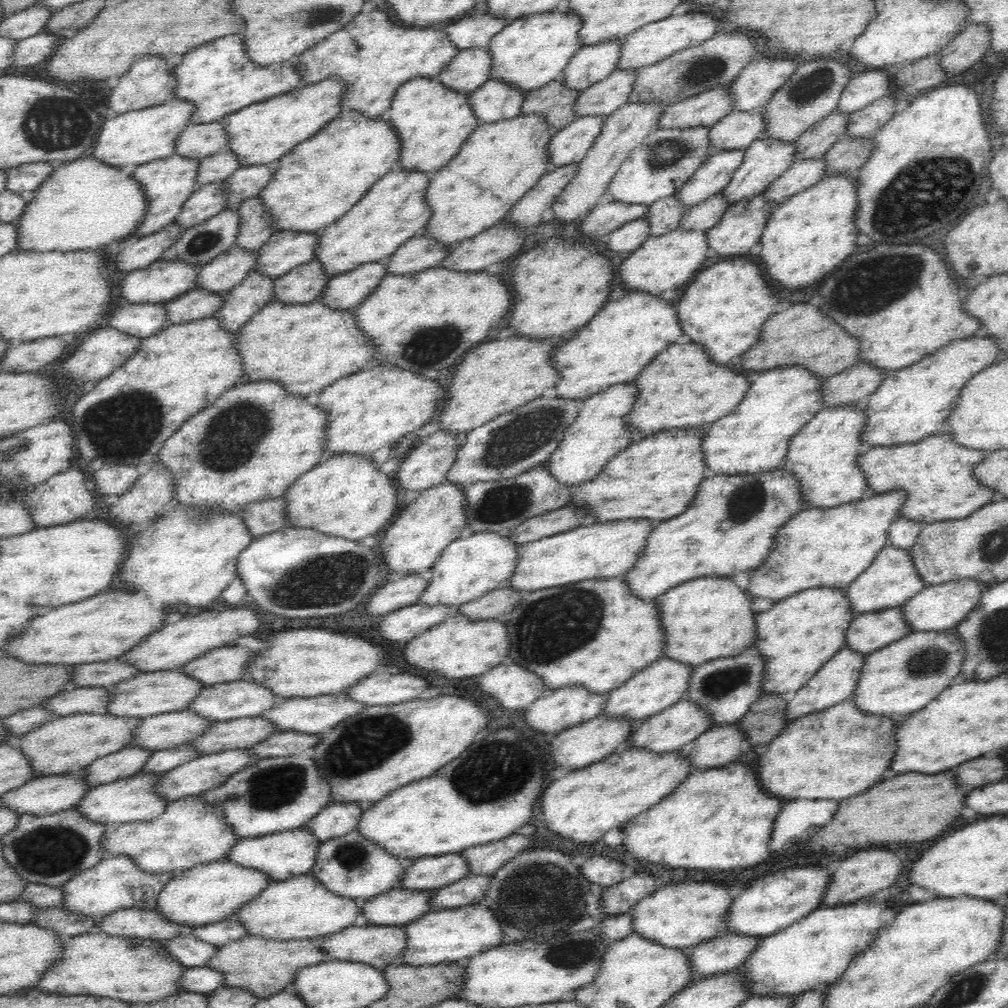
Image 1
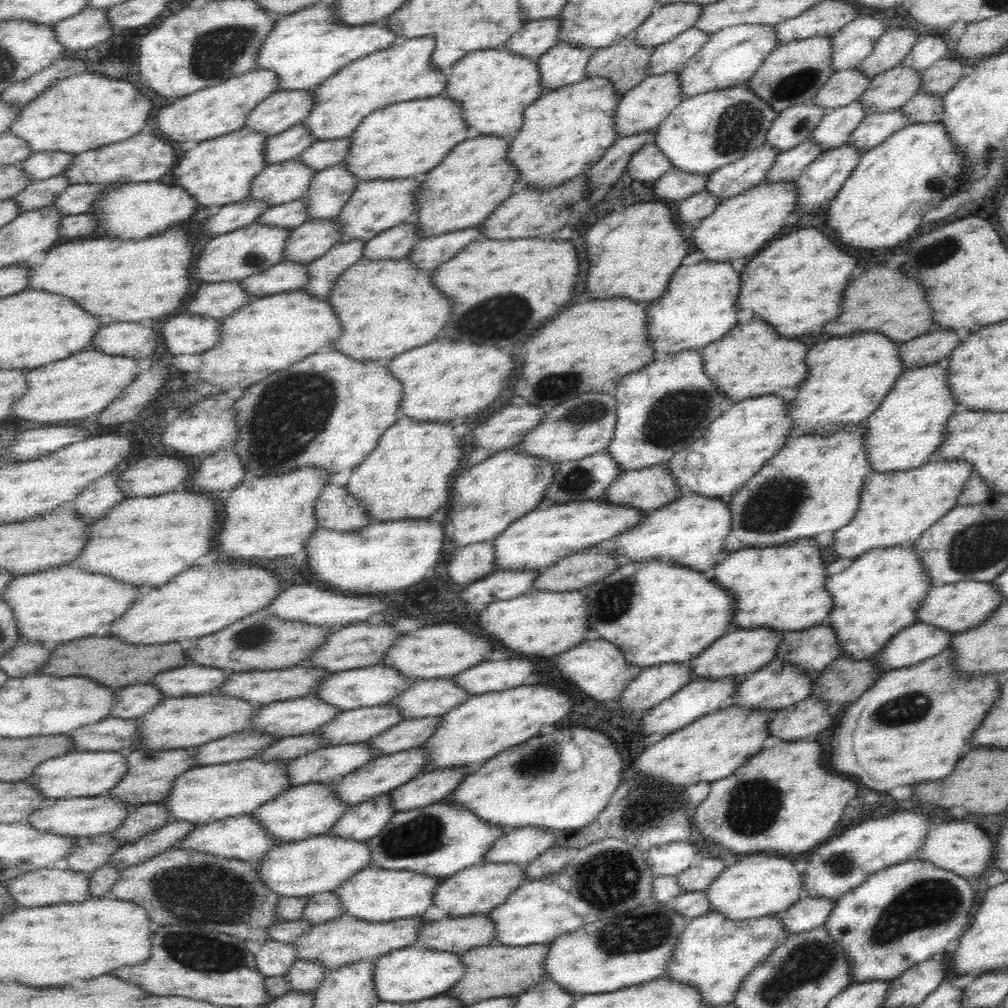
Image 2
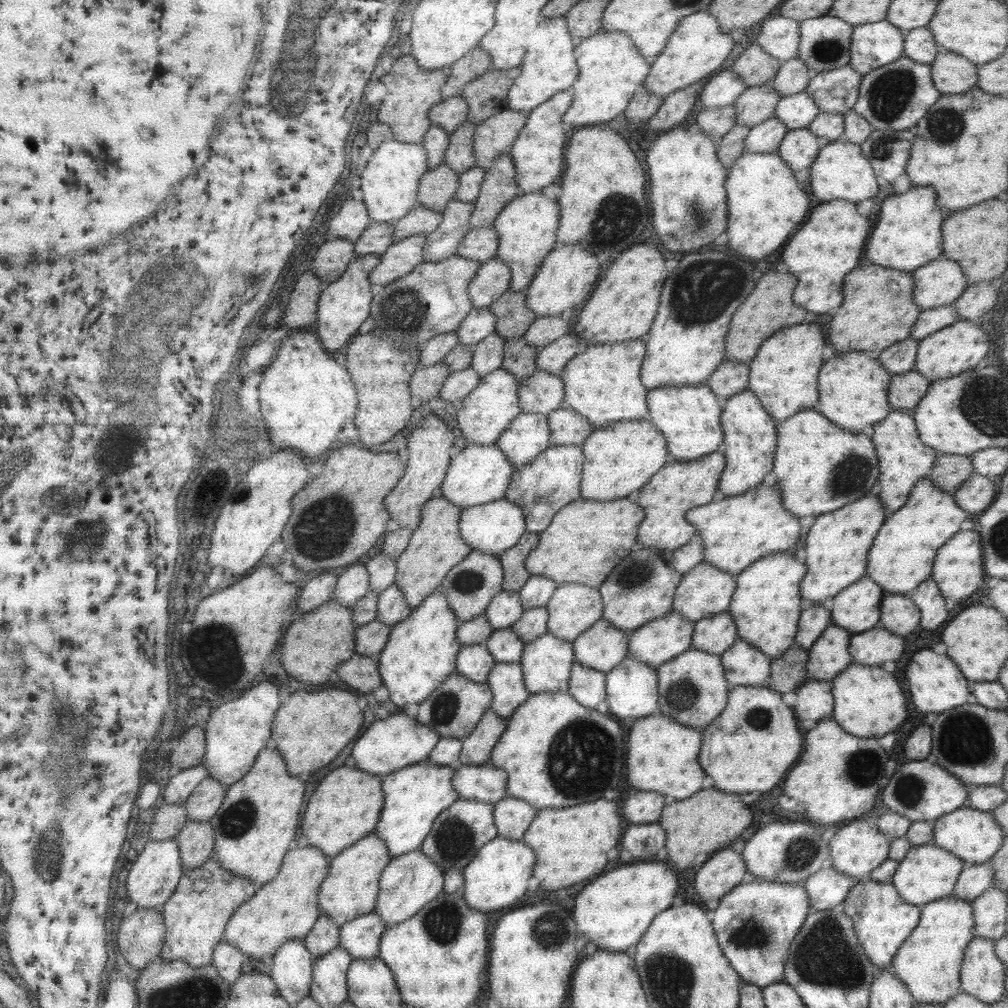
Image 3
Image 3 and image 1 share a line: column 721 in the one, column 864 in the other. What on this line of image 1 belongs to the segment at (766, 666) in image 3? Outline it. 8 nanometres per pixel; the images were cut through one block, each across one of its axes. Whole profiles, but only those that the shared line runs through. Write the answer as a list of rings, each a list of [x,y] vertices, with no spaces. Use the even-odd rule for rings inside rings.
[[[846,647],[838,654],[834,654],[834,658],[830,658],[814,674],[814,678],[810,678],[810,682],[806,682],[806,686],[802,686],[798,692],[789,696],[789,720],[794,721],[798,717],[827,710],[827,708],[838,704],[840,701],[845,701],[847,698],[852,697],[854,690],[858,688],[858,682],[862,680],[862,666],[866,666],[868,656],[868,653],[860,653],[860,651],[850,649],[850,647]]]

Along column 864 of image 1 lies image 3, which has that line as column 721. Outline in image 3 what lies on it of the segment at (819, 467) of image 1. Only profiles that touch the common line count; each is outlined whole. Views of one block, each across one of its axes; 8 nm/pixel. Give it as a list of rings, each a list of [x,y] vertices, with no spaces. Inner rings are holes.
[[[747,390],[730,396],[722,404],[719,426],[723,437],[718,450],[724,458],[725,467],[718,480],[718,498],[738,496],[747,492],[771,471],[776,423],[774,418],[763,410],[759,399]]]

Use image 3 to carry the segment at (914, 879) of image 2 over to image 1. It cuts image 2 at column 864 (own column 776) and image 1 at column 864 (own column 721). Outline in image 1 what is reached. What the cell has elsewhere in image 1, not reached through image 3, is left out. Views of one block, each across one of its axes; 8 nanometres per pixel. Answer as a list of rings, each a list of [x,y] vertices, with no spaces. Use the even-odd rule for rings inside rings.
[[[890,895],[888,898],[876,899],[862,897],[844,906],[826,906],[811,912],[799,922],[787,926],[785,930],[766,937],[760,946],[750,954],[750,958],[743,963],[742,970],[746,970],[750,991],[754,996],[762,995],[800,995],[813,990],[826,990],[834,982],[842,981],[846,972],[851,968],[854,958],[862,956],[868,947],[872,947],[878,940],[881,930],[895,922],[900,909],[896,900]]]

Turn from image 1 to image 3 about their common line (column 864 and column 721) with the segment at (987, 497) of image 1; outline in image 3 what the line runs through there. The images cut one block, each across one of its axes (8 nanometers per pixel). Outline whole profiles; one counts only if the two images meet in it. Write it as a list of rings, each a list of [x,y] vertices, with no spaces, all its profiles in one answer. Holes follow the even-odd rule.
[[[719,450],[691,462],[668,462],[648,478],[632,499],[643,509],[644,517],[639,523],[636,540],[643,548],[657,549],[663,555],[687,544],[696,533],[686,520],[688,510],[703,506],[715,500],[718,494],[718,480],[725,462]]]

